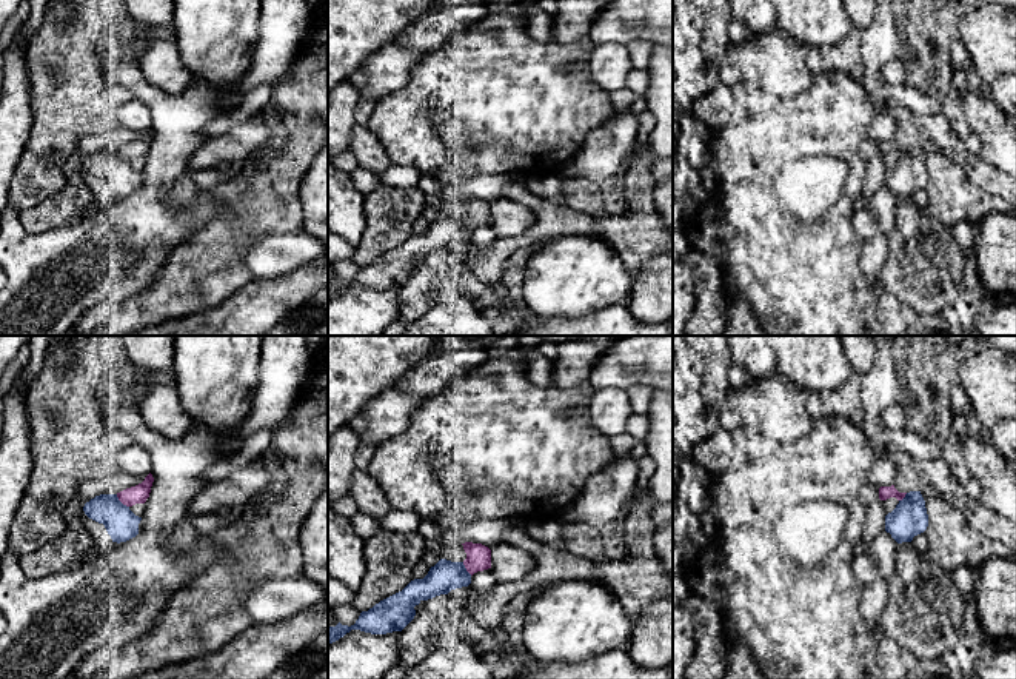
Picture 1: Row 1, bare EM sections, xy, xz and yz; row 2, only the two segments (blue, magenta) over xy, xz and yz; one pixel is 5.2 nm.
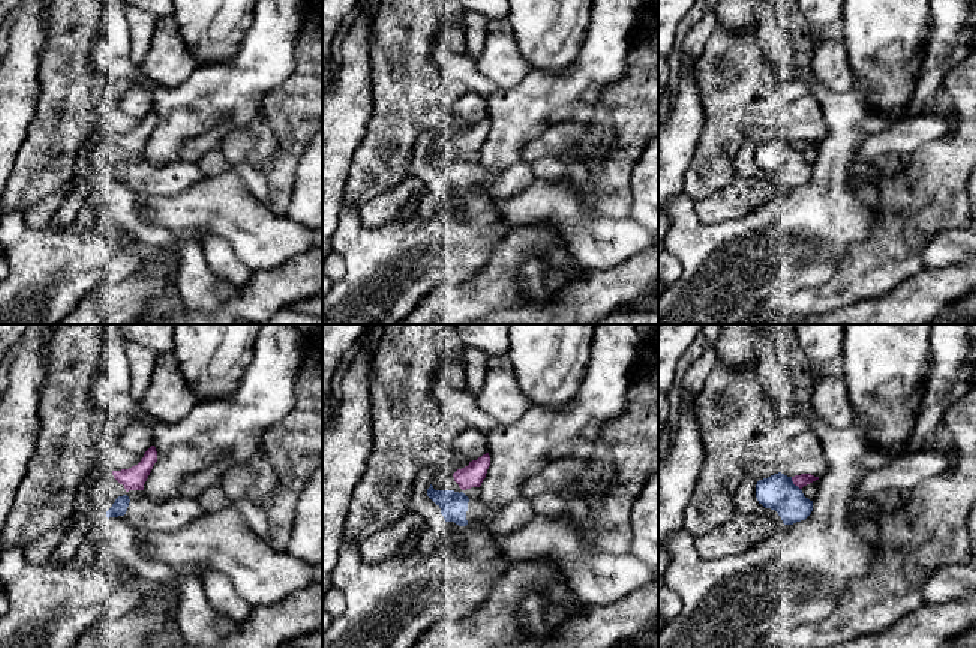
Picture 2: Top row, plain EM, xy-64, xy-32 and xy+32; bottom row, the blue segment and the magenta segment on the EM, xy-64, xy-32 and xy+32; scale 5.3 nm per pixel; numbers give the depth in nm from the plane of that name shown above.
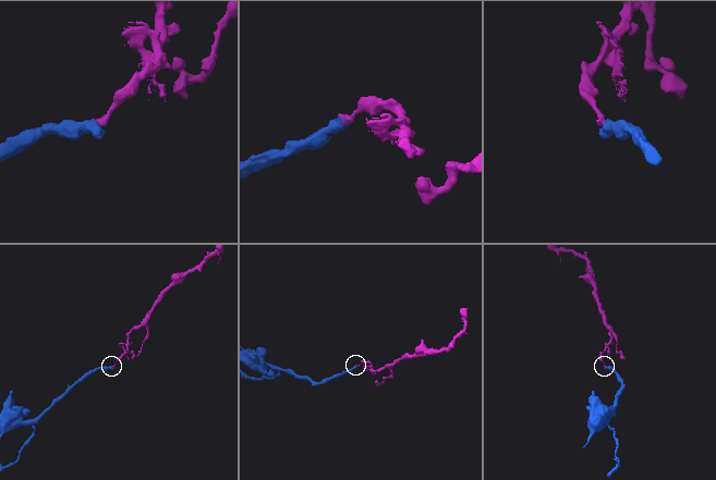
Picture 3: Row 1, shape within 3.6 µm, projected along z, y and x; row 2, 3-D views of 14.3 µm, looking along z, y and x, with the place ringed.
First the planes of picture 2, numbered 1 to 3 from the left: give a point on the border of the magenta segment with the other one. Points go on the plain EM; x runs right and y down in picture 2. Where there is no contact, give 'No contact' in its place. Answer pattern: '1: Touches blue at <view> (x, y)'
1: No contact
2: No contact
3: Touches blue at xy+32 (792, 147)

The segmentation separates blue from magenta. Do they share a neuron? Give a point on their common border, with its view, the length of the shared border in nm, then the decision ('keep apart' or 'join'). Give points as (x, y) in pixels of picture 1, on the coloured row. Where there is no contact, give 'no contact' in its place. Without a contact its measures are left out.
xy (120, 502) | 100 nm | keep apart

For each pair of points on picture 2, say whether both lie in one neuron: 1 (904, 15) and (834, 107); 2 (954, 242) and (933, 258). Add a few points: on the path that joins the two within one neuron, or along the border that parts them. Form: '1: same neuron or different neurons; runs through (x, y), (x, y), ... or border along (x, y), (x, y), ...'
1: different neurons; border along (853, 86), (864, 90), (876, 113)
2: same neuron; runs through (949, 246), (937, 254)

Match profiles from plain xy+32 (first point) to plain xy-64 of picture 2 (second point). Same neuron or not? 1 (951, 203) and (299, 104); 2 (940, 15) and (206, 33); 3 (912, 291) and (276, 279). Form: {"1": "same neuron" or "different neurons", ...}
{"1": "same neuron", "2": "different neurons", "3": "same neuron"}

